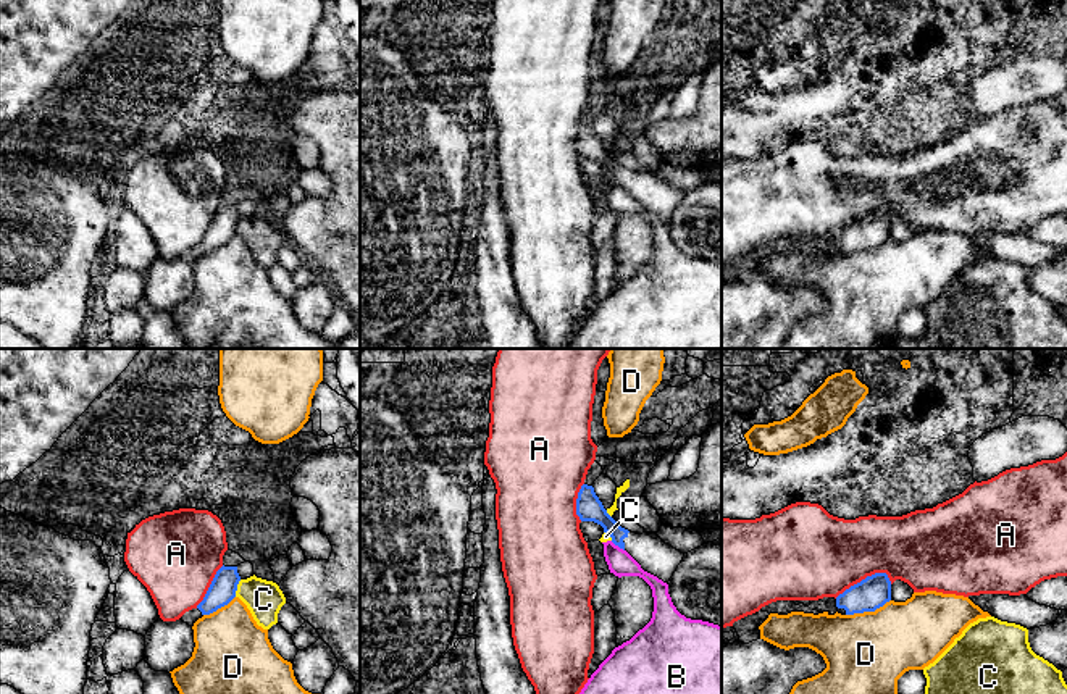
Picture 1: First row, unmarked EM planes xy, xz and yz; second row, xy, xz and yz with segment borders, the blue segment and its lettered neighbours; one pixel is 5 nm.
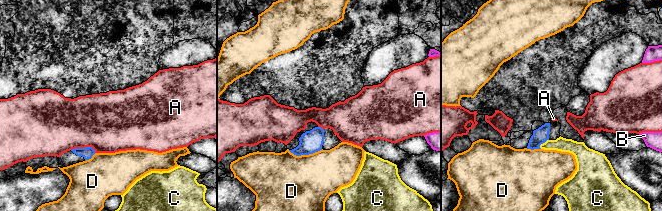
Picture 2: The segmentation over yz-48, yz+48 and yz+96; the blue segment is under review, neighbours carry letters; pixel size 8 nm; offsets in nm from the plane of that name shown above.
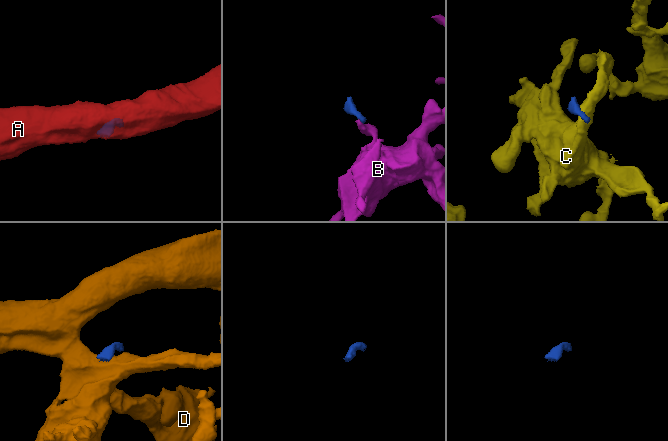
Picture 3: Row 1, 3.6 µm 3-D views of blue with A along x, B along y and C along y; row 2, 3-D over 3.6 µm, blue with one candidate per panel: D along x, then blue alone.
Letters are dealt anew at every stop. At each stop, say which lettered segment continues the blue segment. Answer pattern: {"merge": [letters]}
{"merge": []}

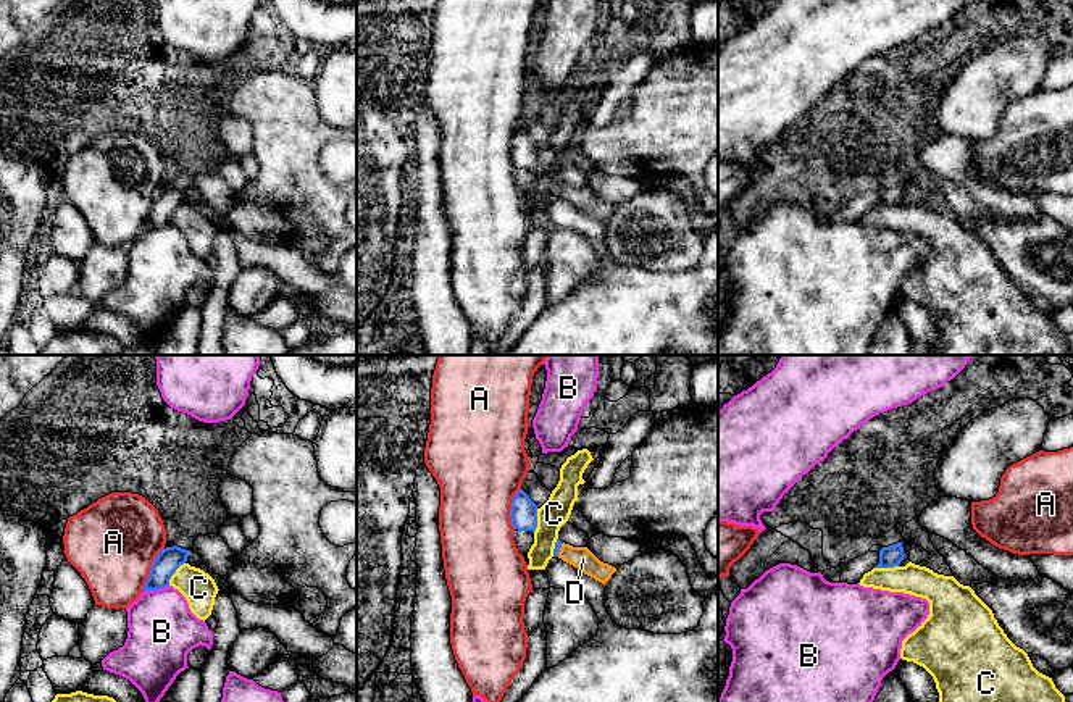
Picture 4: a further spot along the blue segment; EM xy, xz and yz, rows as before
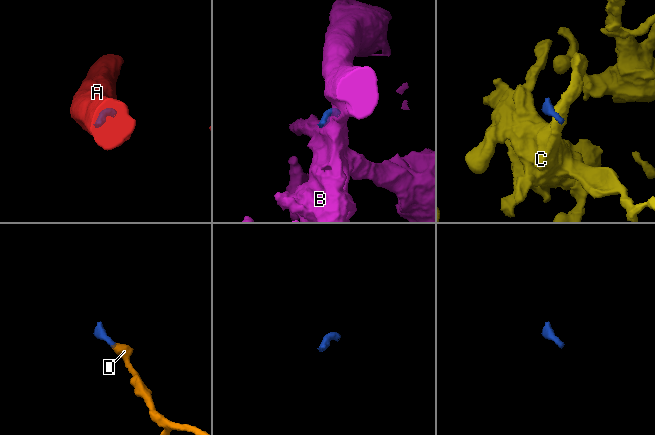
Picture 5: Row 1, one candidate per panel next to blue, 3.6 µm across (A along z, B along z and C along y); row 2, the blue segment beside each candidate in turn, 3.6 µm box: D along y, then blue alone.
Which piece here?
{"merge": ["D"]}

